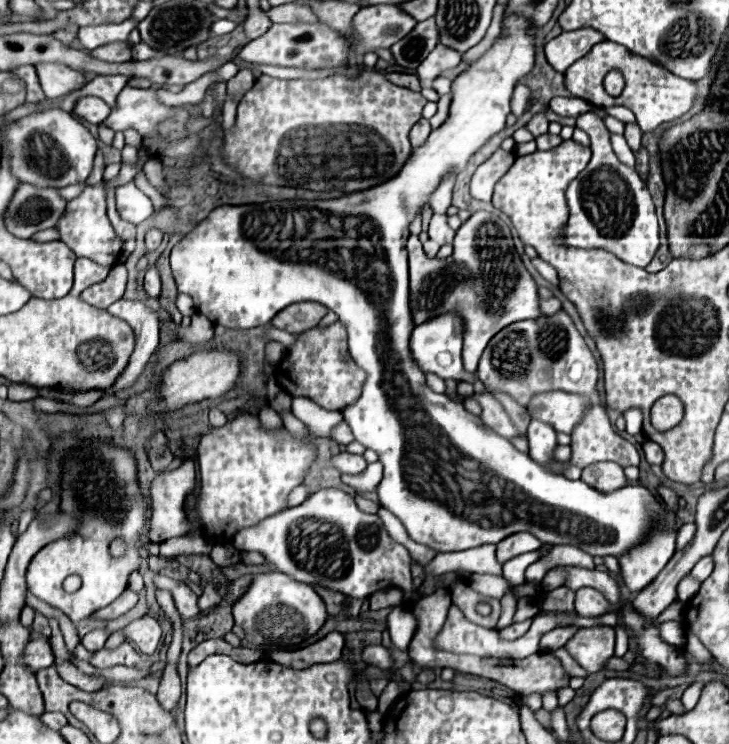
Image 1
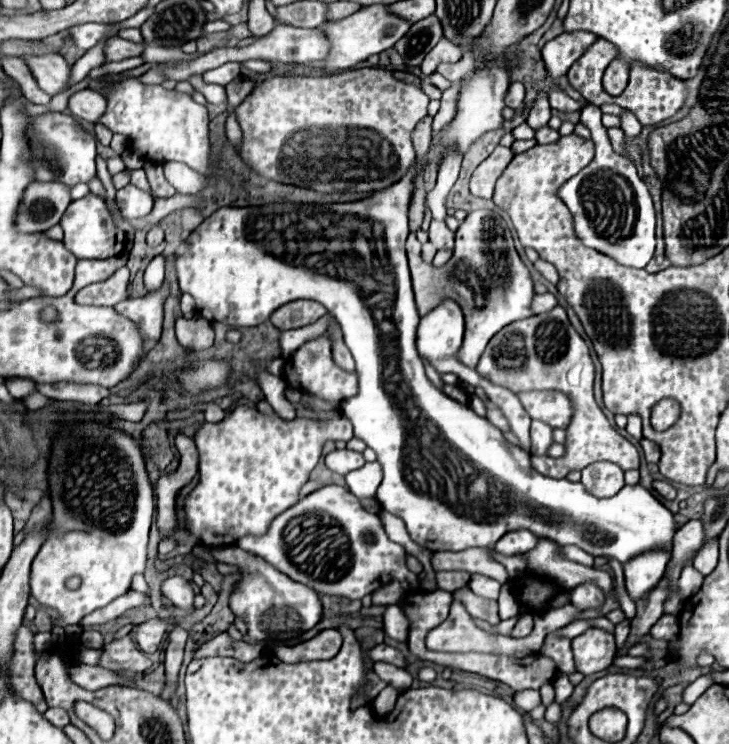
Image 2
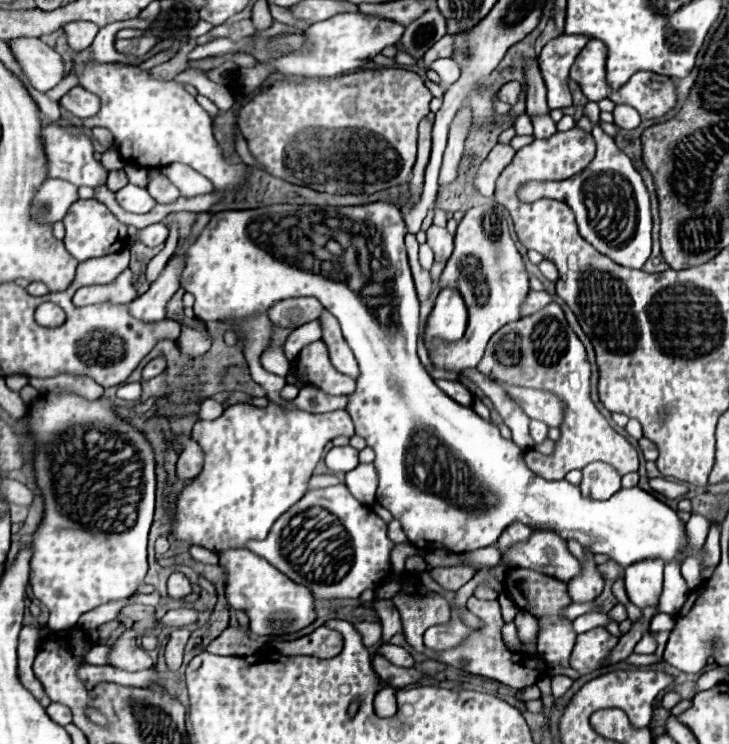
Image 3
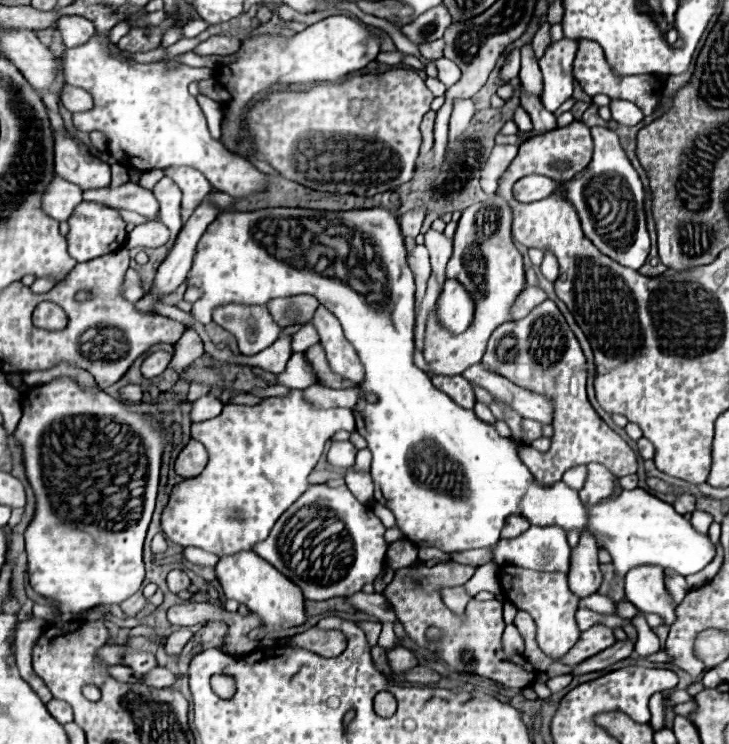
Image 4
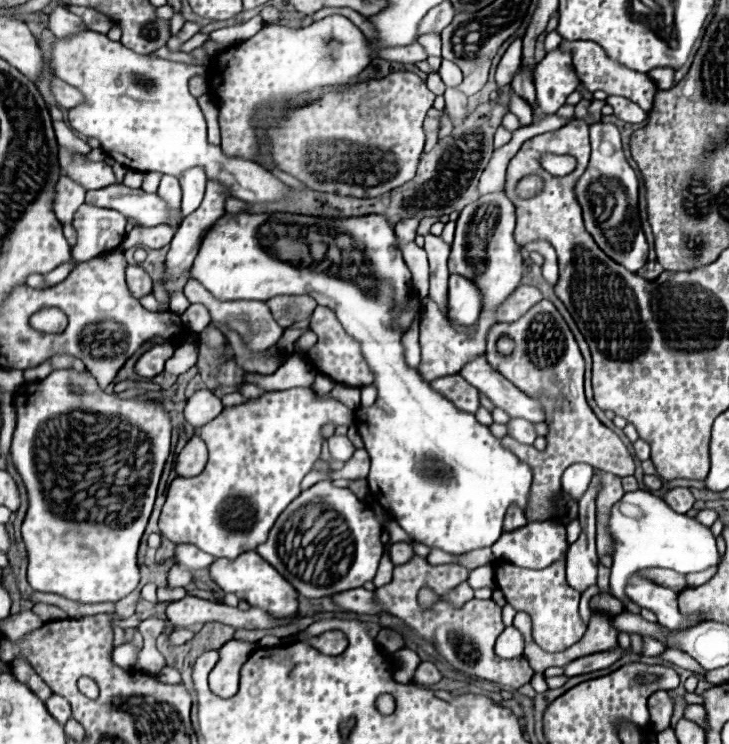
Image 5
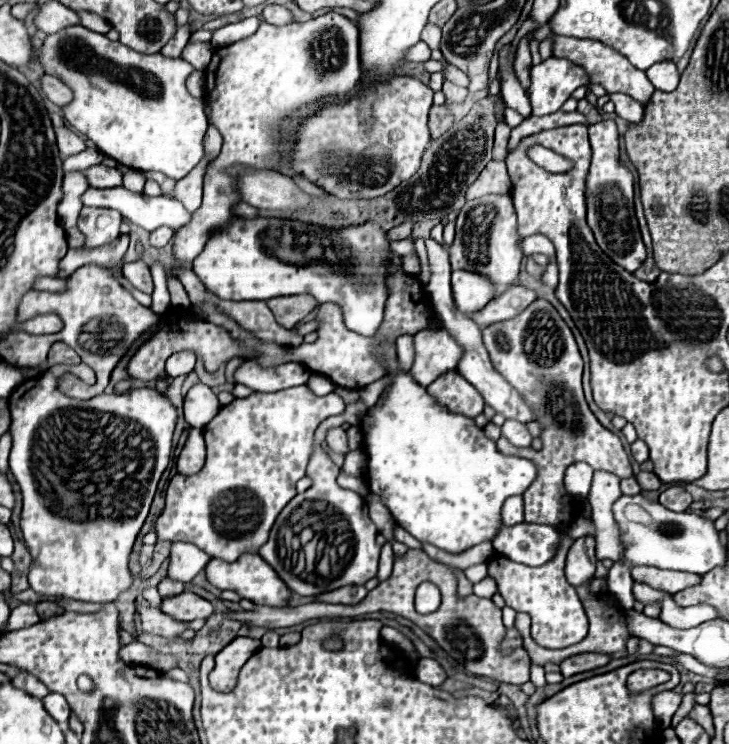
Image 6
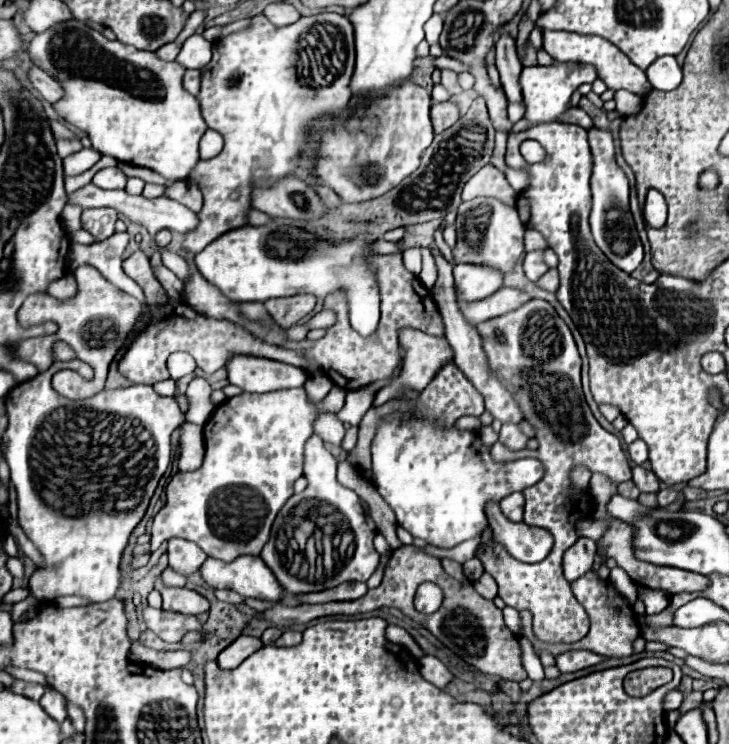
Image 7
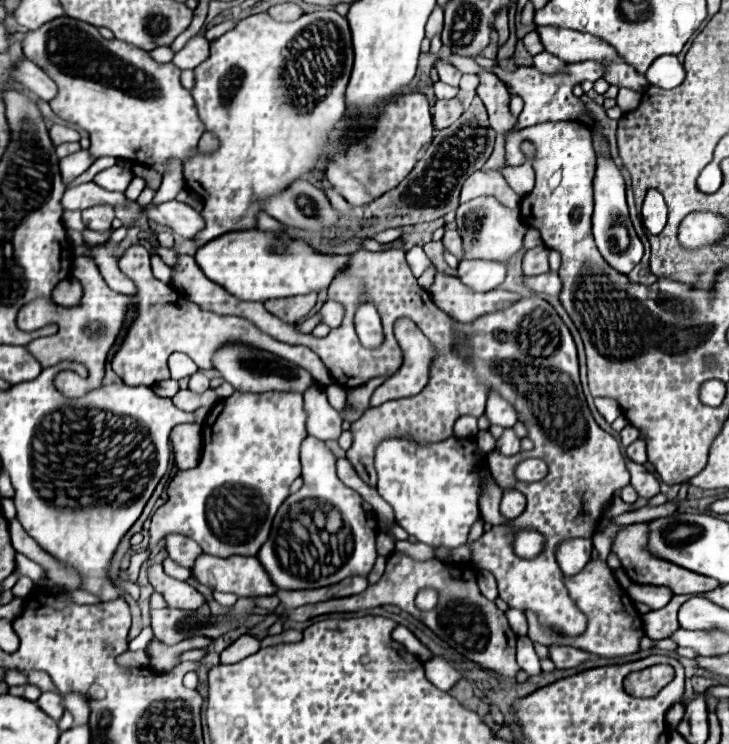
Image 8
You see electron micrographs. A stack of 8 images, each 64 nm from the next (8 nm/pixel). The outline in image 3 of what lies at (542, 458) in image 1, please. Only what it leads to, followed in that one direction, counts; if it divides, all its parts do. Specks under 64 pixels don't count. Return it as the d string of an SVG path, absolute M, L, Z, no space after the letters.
M532 420L530 422L530 436L534 438L534 444L542 444L544 440L548 440L548 426L538 420Z

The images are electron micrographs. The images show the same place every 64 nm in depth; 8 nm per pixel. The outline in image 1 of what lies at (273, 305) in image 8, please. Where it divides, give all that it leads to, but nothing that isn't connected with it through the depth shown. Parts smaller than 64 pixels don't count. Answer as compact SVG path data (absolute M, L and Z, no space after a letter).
M290 304L282 312L278 312L272 320L272 326L282 328L286 332L298 334L304 330L310 330L320 324L320 320L326 316L328 308L322 304Z

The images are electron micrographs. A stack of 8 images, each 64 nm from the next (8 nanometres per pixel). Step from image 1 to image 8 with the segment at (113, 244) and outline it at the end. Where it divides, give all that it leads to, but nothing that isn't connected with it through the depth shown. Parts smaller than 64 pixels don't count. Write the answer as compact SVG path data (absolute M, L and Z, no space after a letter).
M94 206L86 212L82 212L82 220L88 230L94 232L108 232L112 228L114 220L114 208L112 206Z

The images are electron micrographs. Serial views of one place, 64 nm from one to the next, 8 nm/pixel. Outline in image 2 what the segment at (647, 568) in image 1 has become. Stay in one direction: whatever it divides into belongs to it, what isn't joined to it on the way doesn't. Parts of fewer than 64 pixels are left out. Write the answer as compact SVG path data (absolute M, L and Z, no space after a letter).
M666 548L666 552L646 552L646 556L638 556L638 560L630 560L630 564L624 564L626 590L632 600L642 598L652 588L656 588L666 570L670 554L670 548Z

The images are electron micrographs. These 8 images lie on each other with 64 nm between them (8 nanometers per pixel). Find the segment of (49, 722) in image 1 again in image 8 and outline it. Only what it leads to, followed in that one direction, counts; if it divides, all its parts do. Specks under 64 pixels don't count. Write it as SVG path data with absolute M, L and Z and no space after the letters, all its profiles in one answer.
M42 692L42 696L36 700L36 704L54 720L60 720L64 714L64 698L56 692Z

